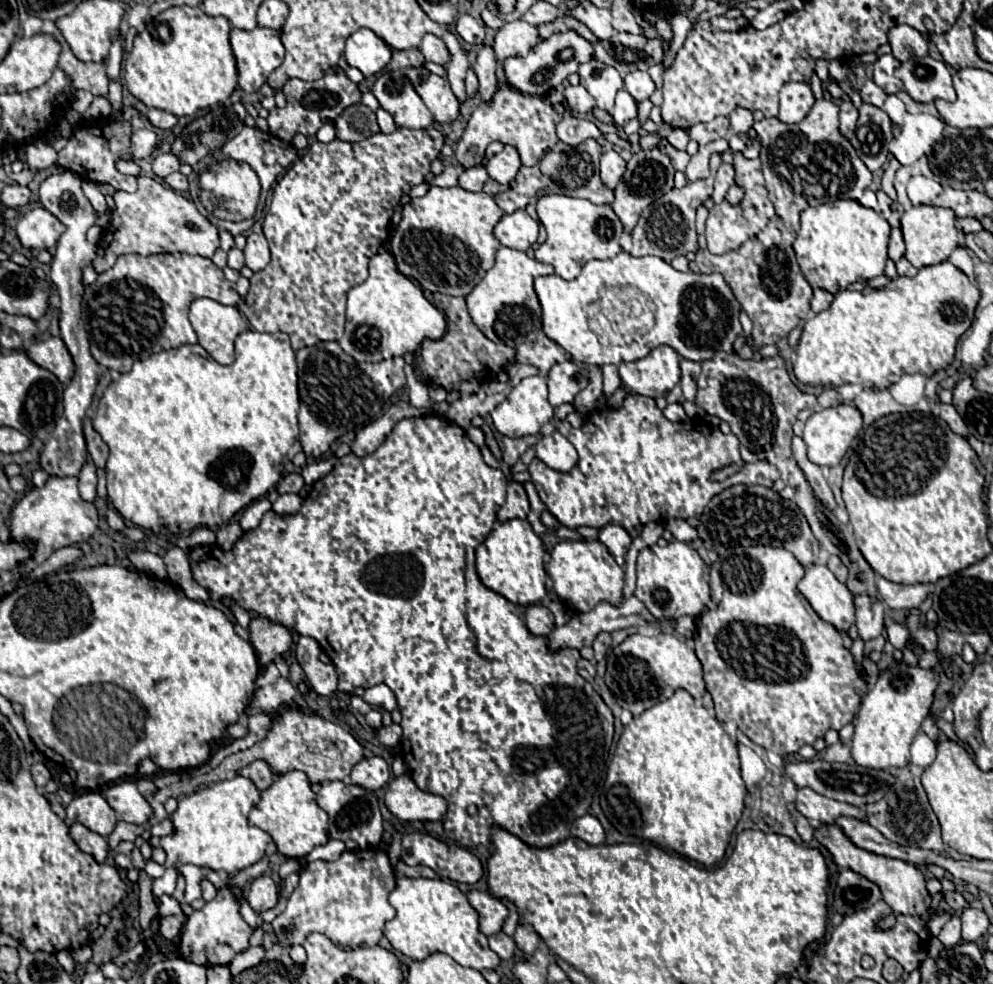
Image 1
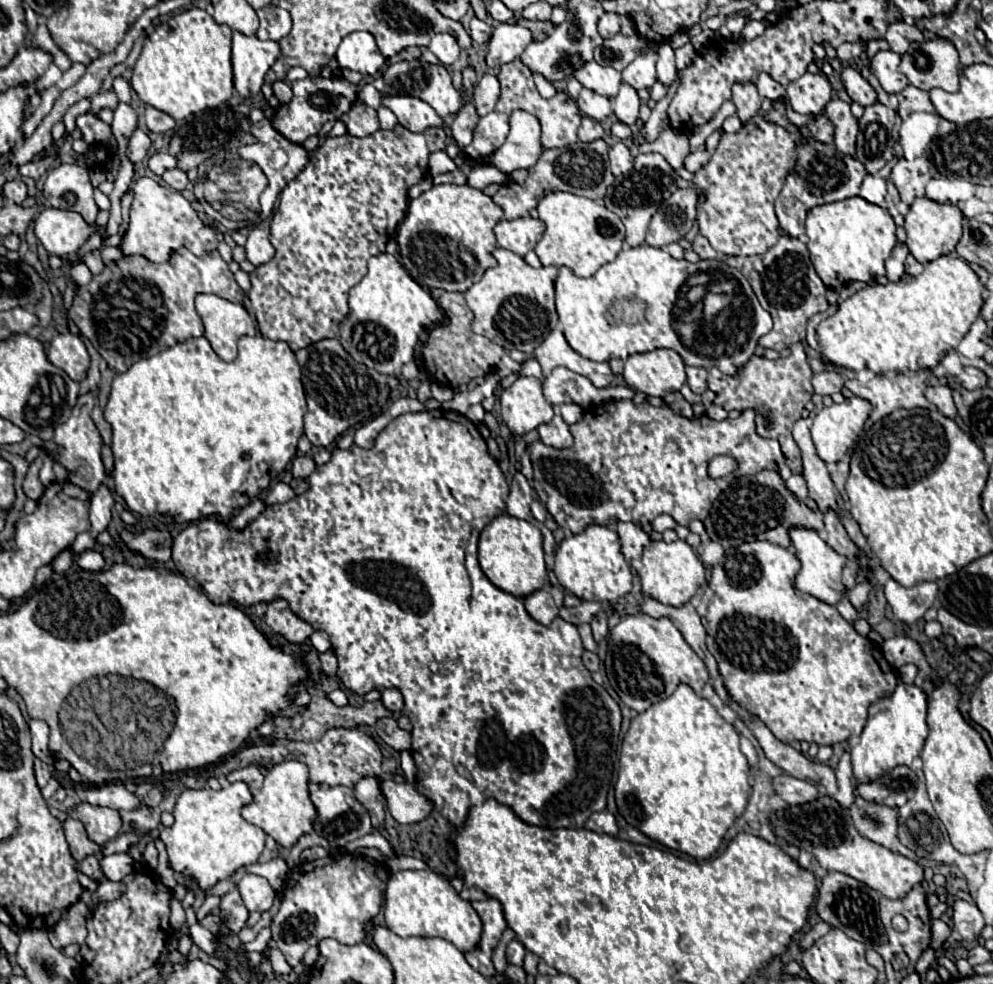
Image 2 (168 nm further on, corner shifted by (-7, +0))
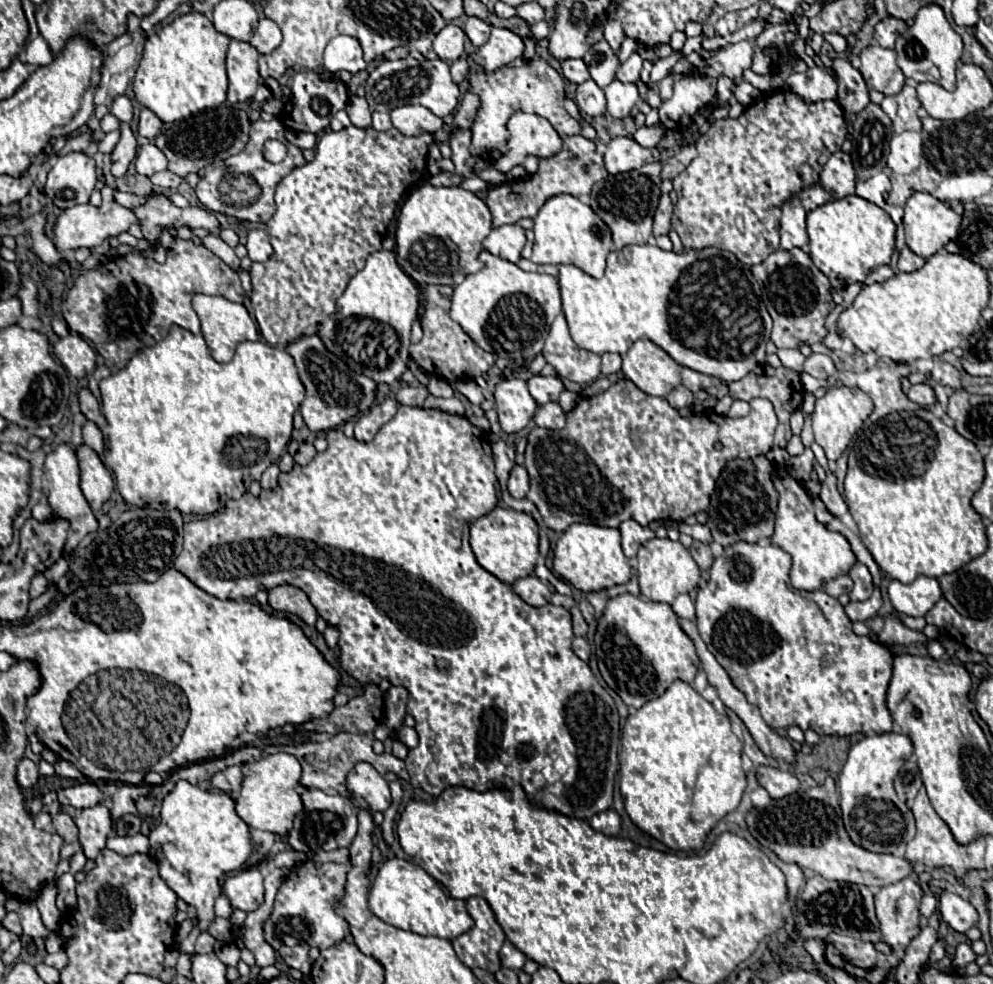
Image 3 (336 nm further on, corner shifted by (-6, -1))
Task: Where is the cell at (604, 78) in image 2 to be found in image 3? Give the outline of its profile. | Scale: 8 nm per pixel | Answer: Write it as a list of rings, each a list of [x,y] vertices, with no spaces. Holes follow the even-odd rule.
[[[566,59],[562,61],[562,73],[570,83],[584,83],[590,79],[590,71],[582,59]]]

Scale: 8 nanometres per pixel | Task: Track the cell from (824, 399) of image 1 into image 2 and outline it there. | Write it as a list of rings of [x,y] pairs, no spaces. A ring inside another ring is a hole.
[[[823,370],[823,372],[813,374],[811,384],[813,384],[817,394],[821,394],[821,396],[829,394],[831,396],[843,388],[843,378],[835,370]]]

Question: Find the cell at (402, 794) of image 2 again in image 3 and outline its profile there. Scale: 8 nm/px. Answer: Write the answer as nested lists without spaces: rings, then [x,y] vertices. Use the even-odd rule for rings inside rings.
[[[358,763],[358,767],[354,767],[354,771],[346,777],[346,783],[354,797],[362,797],[372,811],[382,813],[392,805],[388,781],[368,763]]]

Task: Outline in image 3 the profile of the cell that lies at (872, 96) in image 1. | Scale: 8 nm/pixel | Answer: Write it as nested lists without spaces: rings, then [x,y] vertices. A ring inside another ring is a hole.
[[[834,59],[832,69],[838,75],[838,103],[846,113],[860,113],[868,103],[868,87],[858,69],[846,59]]]

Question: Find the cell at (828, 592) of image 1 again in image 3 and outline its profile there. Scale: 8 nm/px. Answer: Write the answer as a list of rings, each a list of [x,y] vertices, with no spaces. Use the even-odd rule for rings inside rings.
[[[776,469],[774,473],[774,485],[778,489],[780,501],[778,501],[778,515],[776,515],[776,527],[772,535],[772,543],[782,547],[792,557],[792,571],[790,581],[792,587],[798,591],[816,591],[822,589],[824,583],[828,583],[834,577],[840,577],[850,571],[856,557],[848,545],[848,541],[834,531],[828,531],[822,523],[814,517],[814,503],[806,491],[806,487],[798,481],[794,481],[788,473]]]

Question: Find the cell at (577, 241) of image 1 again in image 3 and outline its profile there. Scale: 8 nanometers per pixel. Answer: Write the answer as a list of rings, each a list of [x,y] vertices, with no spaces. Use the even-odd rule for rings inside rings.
[[[574,195],[550,197],[534,217],[534,247],[530,257],[532,263],[540,265],[572,263],[590,277],[600,279],[604,275],[606,257],[610,251],[612,251],[610,227],[592,211],[590,205],[586,205]]]

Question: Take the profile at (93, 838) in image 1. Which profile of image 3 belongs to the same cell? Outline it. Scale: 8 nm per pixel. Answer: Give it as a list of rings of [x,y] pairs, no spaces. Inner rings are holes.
[[[58,813],[54,819],[52,819],[52,825],[56,829],[58,835],[62,835],[64,839],[64,857],[70,859],[74,853],[80,851],[80,841],[78,841],[78,827],[76,823],[72,821],[72,817],[68,813]]]

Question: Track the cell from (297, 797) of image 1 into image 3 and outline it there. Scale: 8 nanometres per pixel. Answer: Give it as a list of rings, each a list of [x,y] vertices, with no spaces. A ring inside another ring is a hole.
[[[276,753],[262,757],[254,763],[244,765],[244,783],[240,797],[236,801],[236,811],[242,821],[248,823],[250,829],[258,831],[270,831],[280,837],[288,835],[292,831],[294,817],[304,809],[300,793],[296,791],[302,777],[302,767],[294,755],[288,753]]]

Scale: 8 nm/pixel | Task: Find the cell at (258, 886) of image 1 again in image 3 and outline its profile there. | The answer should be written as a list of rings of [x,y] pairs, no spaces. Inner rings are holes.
[[[260,871],[238,873],[224,883],[224,895],[230,899],[232,907],[246,913],[256,911],[264,903],[264,877]]]

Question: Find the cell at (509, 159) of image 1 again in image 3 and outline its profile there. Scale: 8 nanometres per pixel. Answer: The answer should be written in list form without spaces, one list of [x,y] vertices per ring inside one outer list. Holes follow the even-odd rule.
[[[514,113],[508,121],[508,131],[510,139],[506,151],[494,161],[494,169],[500,173],[510,173],[514,167],[522,165],[526,157],[552,157],[562,147],[560,135],[538,115]]]

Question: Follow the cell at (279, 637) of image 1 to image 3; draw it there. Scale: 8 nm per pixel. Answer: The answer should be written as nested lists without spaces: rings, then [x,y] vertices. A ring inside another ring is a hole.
[[[280,585],[280,587],[272,587],[268,591],[268,605],[274,611],[284,611],[284,613],[292,613],[298,615],[306,625],[314,627],[318,615],[312,607],[312,603],[308,601],[304,591],[298,591],[298,587],[290,587],[290,585]]]

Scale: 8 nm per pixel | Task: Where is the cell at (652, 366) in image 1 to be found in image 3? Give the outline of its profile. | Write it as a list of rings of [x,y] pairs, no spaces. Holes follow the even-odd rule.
[[[636,341],[624,355],[622,373],[648,395],[666,397],[680,385],[680,365],[652,341]]]

